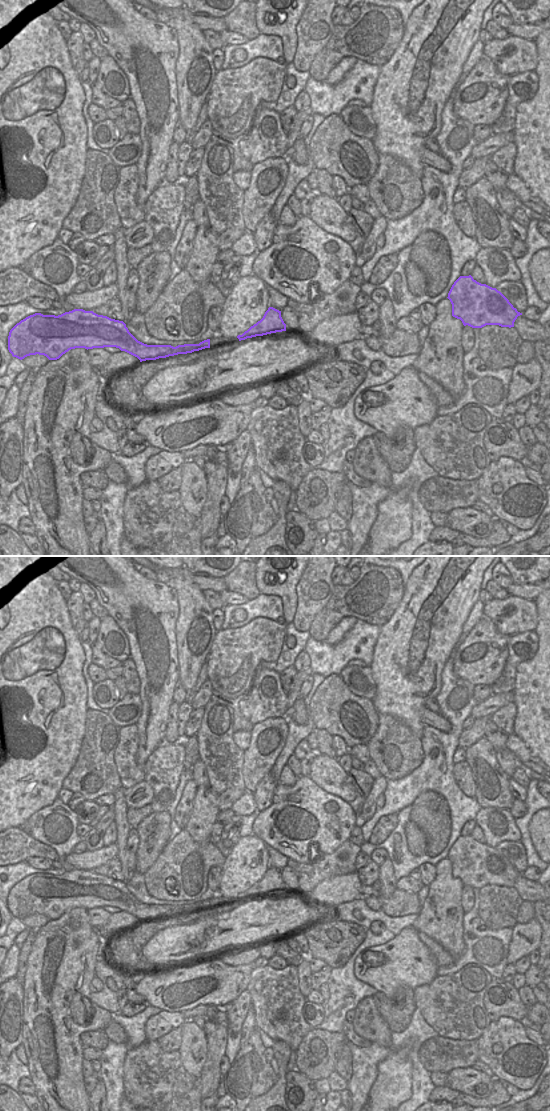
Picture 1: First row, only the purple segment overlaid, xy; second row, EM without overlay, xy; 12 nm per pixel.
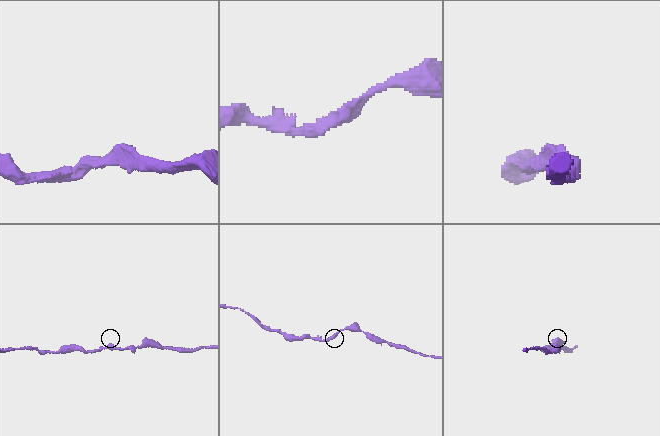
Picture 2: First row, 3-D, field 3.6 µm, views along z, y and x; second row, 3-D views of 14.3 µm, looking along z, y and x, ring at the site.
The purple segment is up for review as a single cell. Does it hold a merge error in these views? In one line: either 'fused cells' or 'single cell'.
single cell

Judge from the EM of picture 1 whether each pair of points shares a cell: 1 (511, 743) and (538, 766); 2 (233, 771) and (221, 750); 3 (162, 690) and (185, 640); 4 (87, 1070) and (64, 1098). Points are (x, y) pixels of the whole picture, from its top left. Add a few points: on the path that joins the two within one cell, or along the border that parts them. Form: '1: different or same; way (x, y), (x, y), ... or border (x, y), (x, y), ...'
1: same; way (518, 748), (531, 759)
2: same; way (228, 766), (223, 761), (221, 755)
3: different; border (175, 635), (179, 678)
4: different; border (83, 1058), (83, 1077)

